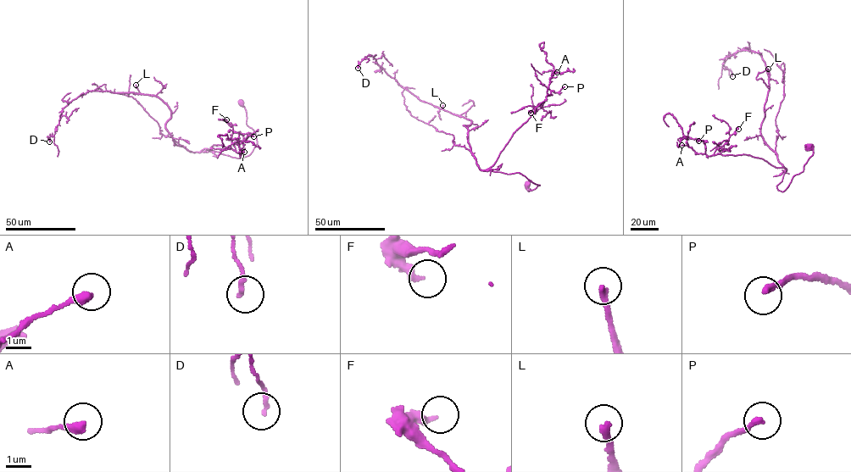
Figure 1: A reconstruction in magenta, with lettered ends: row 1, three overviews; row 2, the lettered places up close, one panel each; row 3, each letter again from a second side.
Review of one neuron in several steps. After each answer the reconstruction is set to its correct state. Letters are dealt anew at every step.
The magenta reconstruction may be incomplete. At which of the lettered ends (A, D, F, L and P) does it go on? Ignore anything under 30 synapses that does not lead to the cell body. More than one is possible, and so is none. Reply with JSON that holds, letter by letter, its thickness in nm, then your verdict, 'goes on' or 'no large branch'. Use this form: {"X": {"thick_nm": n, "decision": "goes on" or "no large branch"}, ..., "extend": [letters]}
{"A": {"thick_nm": 360, "decision": "no large branch"}, "D": {"thick_nm": 170, "decision": "no large branch"}, "F": {"thick_nm": 280, "decision": "no large branch"}, "L": {"thick_nm": 280, "decision": "no large branch"}, "P": {"thick_nm": 240, "decision": "goes on"}, "extend": ["P"]}

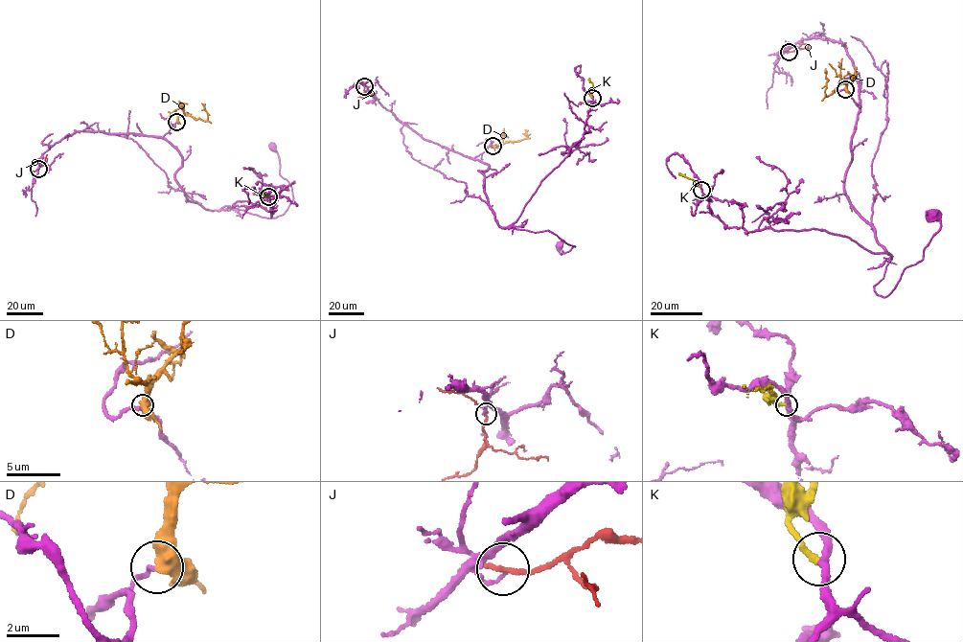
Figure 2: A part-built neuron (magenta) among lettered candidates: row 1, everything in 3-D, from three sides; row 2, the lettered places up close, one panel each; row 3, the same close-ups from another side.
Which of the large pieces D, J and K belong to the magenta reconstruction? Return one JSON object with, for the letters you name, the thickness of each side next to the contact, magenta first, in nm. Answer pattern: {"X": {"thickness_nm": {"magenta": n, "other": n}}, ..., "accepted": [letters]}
{"accepted": []}

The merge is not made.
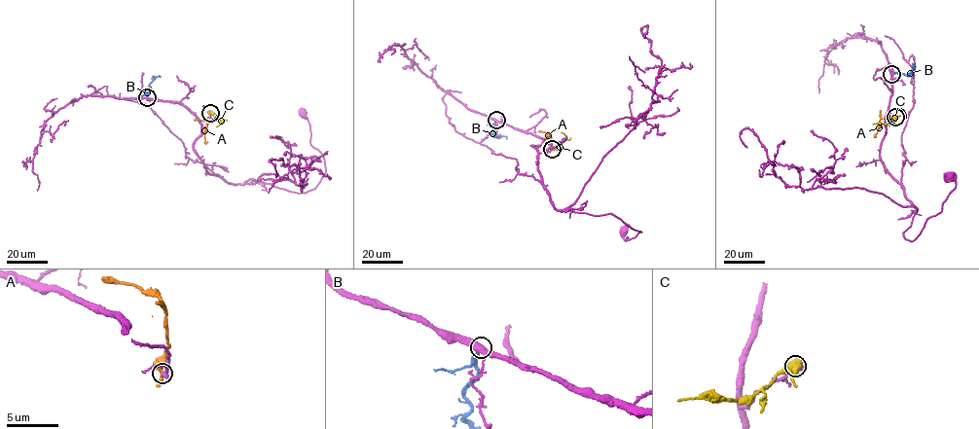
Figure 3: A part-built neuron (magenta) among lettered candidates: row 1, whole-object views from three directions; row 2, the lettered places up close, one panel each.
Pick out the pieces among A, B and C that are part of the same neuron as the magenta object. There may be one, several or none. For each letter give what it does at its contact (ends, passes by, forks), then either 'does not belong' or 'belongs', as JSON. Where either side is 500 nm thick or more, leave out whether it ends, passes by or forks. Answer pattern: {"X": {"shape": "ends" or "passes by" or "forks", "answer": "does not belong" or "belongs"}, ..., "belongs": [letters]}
{"A": {"shape": "passes by", "answer": "does not belong"}, "B": {"answer": "does not belong"}, "C": {"answer": "does not belong"}, "belongs": []}

